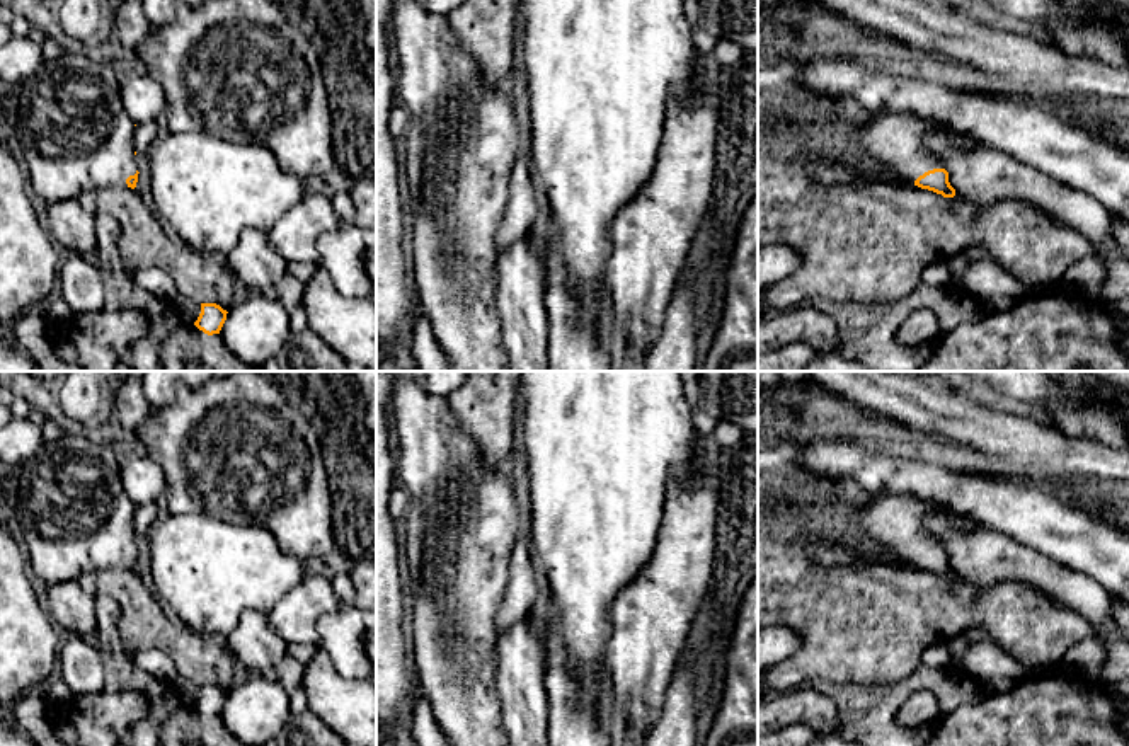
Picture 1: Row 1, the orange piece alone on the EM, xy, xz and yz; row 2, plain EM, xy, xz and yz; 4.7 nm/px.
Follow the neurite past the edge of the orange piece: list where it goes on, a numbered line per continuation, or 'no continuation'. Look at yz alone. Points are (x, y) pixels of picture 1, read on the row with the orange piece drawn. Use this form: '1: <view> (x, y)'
1: yz (896, 140)

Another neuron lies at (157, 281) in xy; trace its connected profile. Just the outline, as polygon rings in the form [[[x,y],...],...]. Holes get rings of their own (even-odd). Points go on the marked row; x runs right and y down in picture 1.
[[[160,267],[136,271],[135,284],[167,301],[179,295],[174,279]]]

